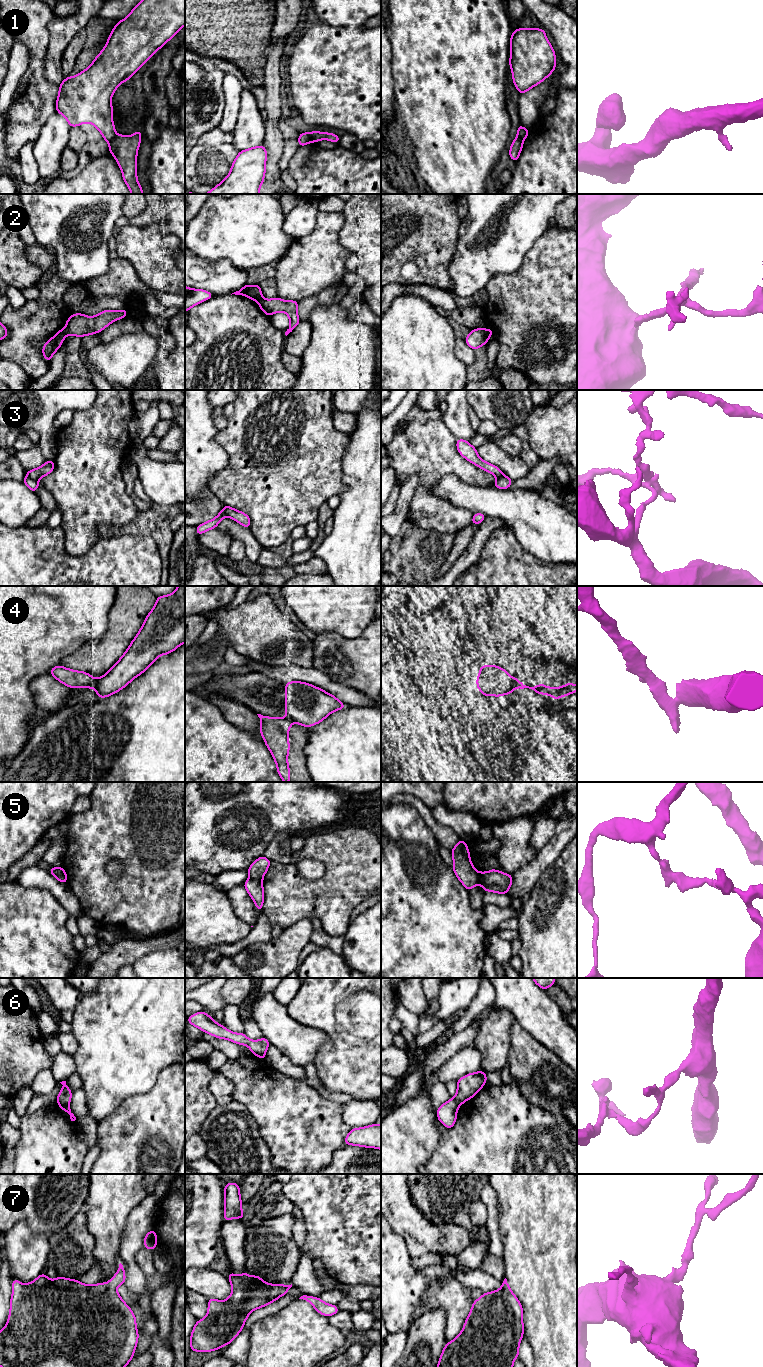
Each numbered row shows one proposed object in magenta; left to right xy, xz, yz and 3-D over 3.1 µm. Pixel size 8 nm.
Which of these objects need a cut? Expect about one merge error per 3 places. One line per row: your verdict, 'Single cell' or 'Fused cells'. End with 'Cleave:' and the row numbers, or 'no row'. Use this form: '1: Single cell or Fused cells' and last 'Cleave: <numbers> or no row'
1: Fused cells
2: Fused cells
3: Fused cells
4: Fused cells
5: Fused cells
6: Fused cells
7: Single cell
Cleave: 1, 2, 3, 4, 5, 6

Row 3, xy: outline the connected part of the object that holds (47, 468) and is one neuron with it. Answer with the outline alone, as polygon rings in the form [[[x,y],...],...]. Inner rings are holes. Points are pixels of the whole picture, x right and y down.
[[[47,460],[41,467],[26,472],[26,475],[36,481],[52,473],[54,470],[54,460]]]

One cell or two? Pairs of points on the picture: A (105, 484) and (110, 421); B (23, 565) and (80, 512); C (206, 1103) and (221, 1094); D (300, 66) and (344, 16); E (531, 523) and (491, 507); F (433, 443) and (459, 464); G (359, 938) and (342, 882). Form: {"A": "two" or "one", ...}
{"A": "one", "B": "two", "C": "two", "D": "two", "E": "one", "F": "one", "G": "two"}

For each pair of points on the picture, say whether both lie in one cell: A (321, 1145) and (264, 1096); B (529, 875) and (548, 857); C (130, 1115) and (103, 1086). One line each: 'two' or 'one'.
A: one
B: one
C: two

